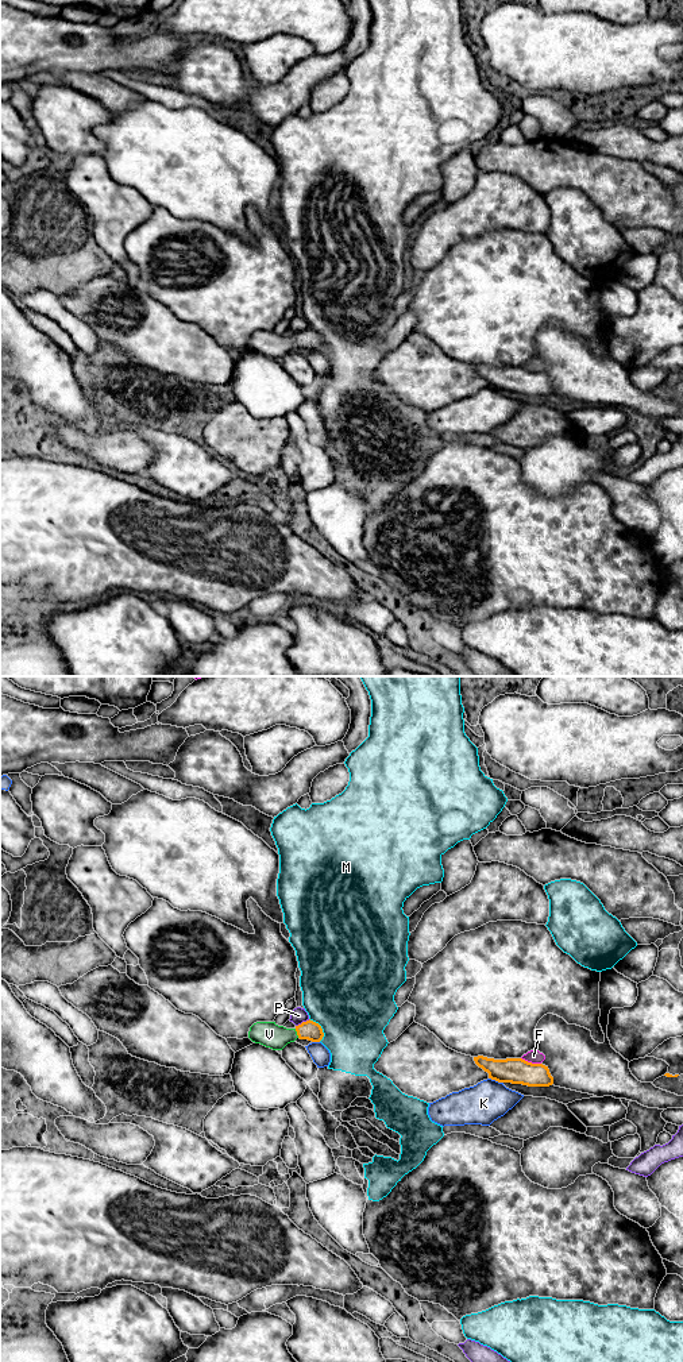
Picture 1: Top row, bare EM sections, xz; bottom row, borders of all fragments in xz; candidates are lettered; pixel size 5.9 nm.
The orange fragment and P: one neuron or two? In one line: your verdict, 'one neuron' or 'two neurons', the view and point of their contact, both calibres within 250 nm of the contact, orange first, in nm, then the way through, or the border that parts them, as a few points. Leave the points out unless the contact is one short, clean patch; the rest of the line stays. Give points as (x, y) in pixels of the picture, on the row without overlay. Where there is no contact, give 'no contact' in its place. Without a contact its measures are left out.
two neurons | xz (303, 331) | 120/90 nm

